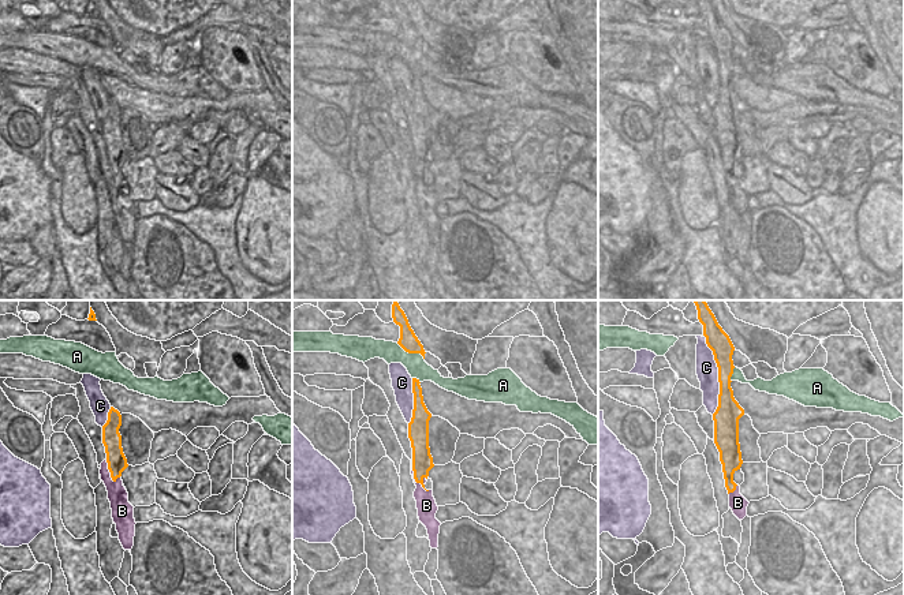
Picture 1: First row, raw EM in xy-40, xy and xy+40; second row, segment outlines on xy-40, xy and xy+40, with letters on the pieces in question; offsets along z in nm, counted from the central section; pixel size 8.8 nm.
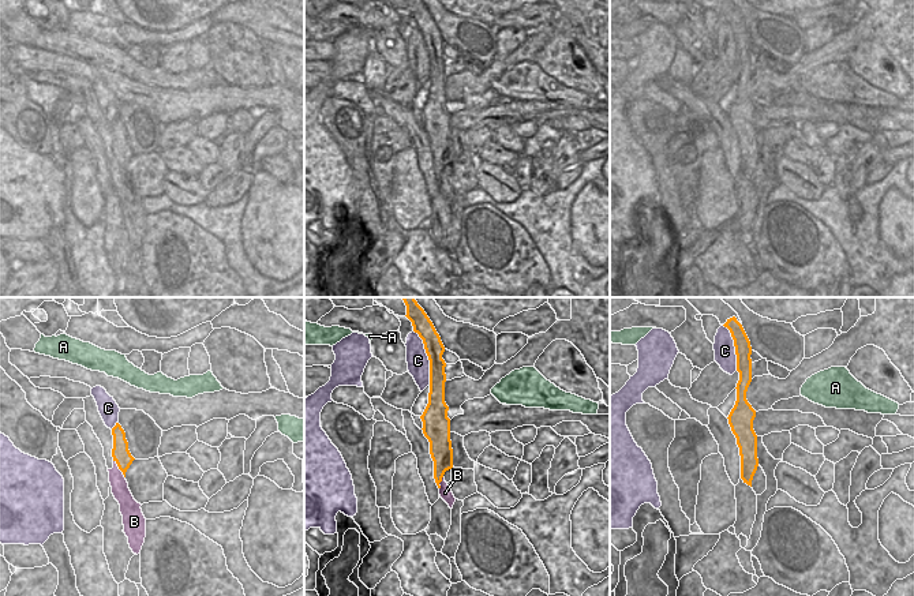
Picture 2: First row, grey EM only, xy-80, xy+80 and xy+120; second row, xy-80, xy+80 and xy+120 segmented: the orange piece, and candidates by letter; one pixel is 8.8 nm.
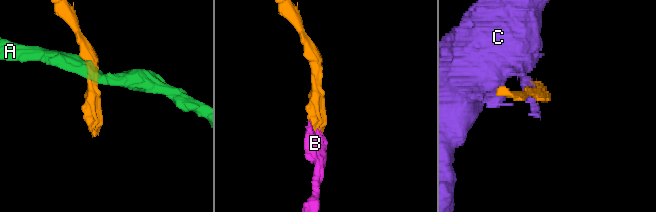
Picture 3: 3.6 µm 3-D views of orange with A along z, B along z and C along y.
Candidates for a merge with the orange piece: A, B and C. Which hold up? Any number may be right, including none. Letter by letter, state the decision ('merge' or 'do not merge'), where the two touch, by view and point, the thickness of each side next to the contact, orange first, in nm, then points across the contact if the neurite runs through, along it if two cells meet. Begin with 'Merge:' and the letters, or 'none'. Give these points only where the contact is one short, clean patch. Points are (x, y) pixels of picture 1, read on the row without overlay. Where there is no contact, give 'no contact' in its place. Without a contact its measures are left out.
Merge: B
A: do not merge; contact xy (411, 47); calibres 170 and 190 nm; border xy (396, 37), (408, 47), (418, 47), (424, 53)
B: merge; contact xy (417, 176); calibres 190 and 170 nm; way xy (422, 156), (417, 176), (426, 199)
C: do not merge; contact xy+40 (718, 68); calibres 190 and 190 nm

